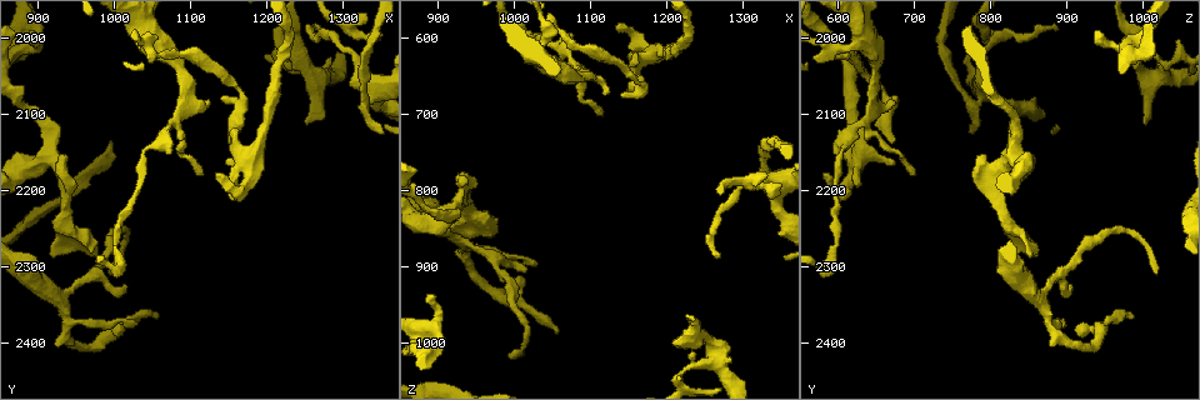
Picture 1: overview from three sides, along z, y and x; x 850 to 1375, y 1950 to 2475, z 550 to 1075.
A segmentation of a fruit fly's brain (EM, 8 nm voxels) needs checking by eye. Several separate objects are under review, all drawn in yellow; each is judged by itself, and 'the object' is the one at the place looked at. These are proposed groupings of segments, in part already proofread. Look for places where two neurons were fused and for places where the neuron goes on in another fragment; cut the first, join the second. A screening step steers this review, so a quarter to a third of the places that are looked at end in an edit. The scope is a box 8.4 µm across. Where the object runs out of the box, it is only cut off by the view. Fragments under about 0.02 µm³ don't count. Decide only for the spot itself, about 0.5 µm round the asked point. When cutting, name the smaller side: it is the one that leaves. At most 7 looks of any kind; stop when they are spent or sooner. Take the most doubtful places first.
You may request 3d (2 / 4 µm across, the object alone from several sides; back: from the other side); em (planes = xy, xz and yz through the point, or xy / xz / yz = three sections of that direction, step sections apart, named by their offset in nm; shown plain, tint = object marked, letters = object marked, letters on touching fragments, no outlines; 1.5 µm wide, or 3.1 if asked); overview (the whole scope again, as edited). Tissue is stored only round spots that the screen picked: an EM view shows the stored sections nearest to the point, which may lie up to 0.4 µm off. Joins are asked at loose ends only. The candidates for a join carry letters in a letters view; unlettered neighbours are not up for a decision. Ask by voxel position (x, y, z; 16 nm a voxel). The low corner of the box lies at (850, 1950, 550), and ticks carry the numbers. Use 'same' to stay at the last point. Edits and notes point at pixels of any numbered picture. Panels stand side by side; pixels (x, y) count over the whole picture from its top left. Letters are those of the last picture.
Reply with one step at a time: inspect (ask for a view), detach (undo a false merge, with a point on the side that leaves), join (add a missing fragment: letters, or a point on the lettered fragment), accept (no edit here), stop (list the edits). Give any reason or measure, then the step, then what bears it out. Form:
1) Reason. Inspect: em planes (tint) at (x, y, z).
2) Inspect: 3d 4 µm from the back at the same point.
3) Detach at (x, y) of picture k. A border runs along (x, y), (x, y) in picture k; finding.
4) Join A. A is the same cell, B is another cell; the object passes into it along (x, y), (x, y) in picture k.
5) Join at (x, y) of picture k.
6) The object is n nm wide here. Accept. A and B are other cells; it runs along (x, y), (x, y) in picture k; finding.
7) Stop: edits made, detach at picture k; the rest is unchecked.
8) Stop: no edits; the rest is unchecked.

Thin end. Inspect: em planes (letters) at (1015, 2330, 905).

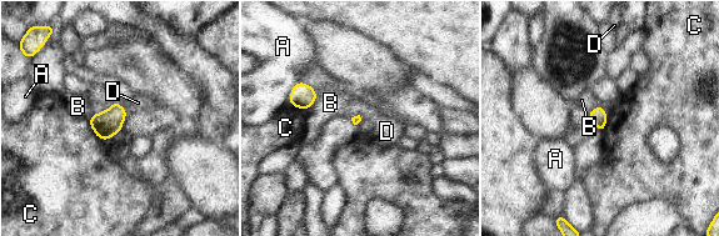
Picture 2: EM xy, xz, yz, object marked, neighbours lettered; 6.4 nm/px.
Accept. A, B, C and D are other cells; a border runs along (88, 120), (93, 131), (108, 140) in picture 2; no lettered fragment goes on from it.

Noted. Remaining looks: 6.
An open end. Inspect: 3d 4 µm at (930, 2155, 790).

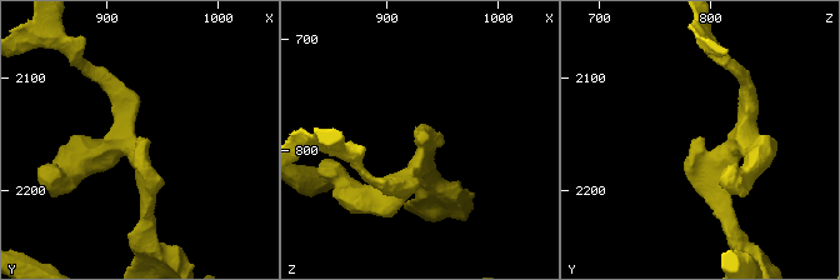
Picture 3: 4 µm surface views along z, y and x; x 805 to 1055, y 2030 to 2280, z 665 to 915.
Inspect: em xy step 4 (letters) at (930, 2152, 792).

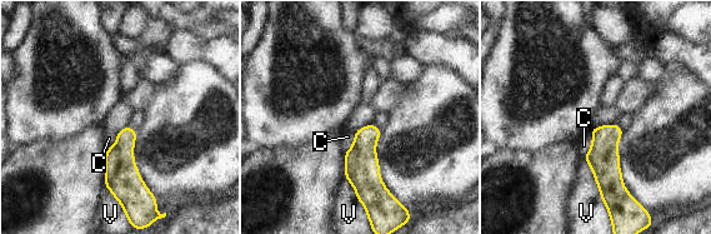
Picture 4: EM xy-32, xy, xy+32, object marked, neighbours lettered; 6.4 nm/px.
Accept. C and V are other cells; a border runs along (584, 158), (600, 199), (606, 207) in picture 4; no lettered fragment goes on from it.

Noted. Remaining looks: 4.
A fork. Inspect: em planes (letters) at (1235, 2005, 990).

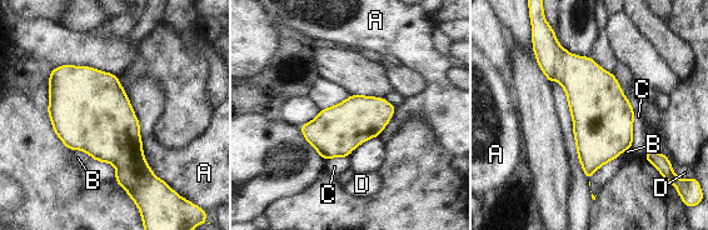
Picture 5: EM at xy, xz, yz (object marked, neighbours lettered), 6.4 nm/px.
Accept. A, B, C and D are other cells; a border runs along (124, 90), (144, 159), (164, 181) in picture 5; all the same neuron.

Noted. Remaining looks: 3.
Stop: no edits; the rest is unchecked.

